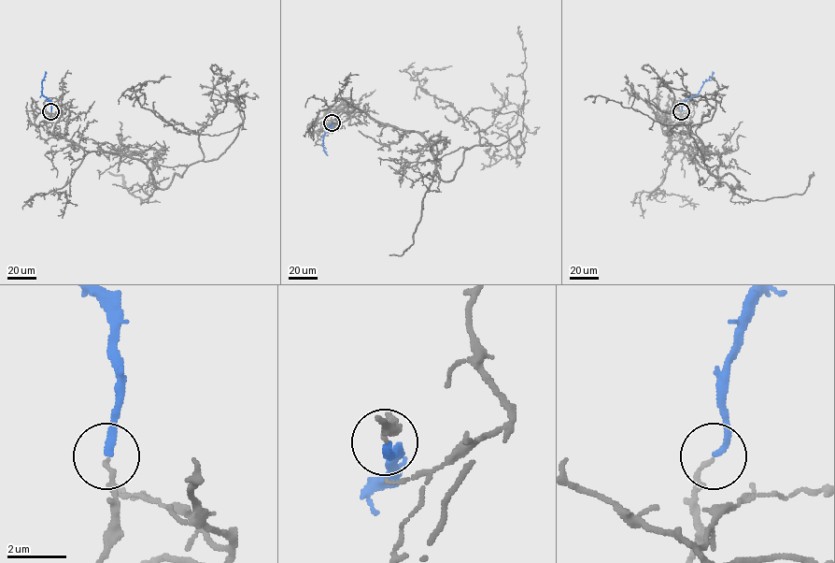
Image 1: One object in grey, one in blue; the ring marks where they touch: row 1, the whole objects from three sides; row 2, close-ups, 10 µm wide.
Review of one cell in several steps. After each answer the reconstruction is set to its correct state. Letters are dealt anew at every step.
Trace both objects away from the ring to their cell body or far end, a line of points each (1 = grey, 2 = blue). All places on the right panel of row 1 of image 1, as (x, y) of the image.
1: (681, 111), (668, 134), (670, 149), (711, 172), (717, 166), (704, 163), (702, 142), (663, 124), (625, 77)
2: (681, 111), (683, 104), (699, 93), (713, 71)

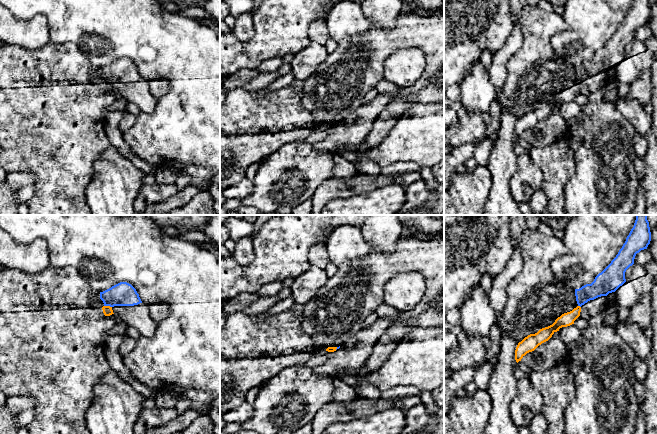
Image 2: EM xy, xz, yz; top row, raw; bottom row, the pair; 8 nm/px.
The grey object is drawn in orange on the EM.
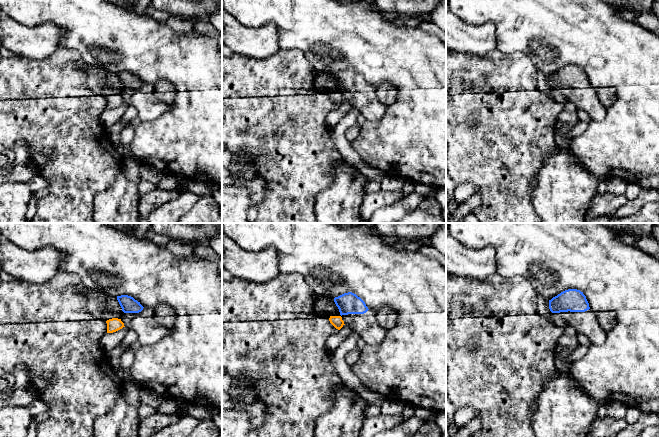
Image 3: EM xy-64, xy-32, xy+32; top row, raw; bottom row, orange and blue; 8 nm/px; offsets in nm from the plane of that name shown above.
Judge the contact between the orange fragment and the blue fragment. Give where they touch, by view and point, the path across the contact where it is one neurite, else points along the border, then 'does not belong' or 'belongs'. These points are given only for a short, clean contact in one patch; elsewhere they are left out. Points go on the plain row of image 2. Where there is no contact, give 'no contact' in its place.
meets orange in xy at (108, 82); border along xy (104, 81), (111, 83); does not belong

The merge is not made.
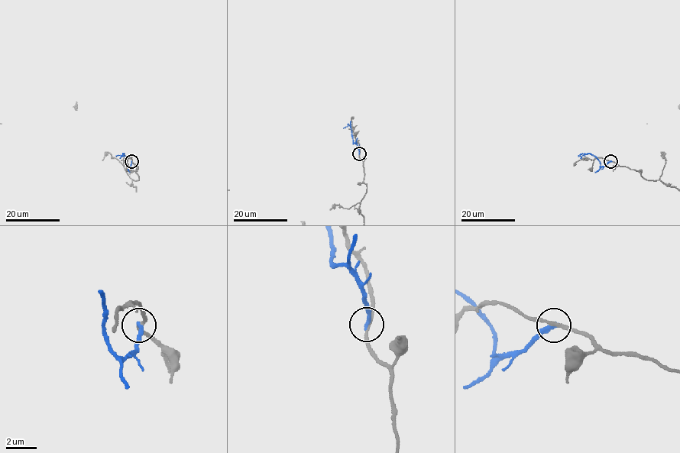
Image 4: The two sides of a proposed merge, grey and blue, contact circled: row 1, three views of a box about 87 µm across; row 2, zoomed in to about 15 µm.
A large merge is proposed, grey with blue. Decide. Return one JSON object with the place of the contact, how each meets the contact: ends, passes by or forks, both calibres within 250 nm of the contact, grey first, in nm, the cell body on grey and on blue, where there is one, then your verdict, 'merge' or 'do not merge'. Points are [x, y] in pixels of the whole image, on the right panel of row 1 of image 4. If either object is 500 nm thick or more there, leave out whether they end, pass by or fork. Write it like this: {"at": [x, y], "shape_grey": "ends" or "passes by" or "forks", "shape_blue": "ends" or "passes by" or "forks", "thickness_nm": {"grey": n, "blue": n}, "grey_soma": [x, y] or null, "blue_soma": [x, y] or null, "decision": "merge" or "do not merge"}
{"at": [610, 161], "shape_grey": "passes by", "shape_blue": "ends", "thickness_nm": {"grey": 180, "blue": 280}, "grey_soma": null, "blue_soma": null, "decision": "do not merge"}

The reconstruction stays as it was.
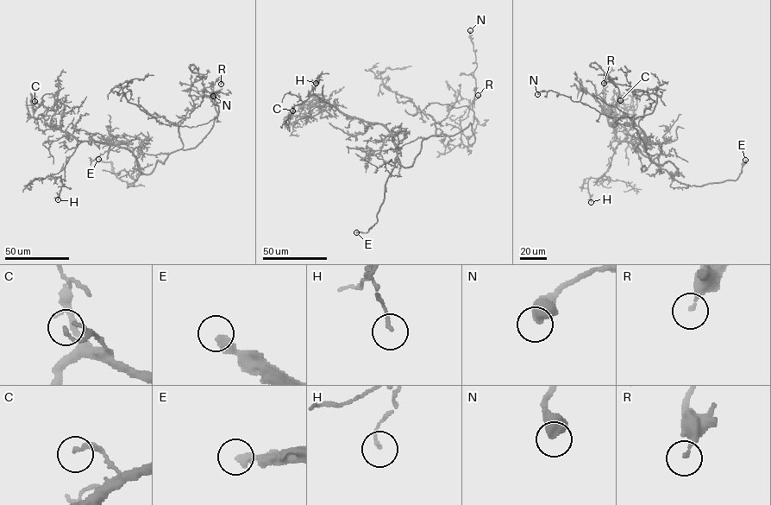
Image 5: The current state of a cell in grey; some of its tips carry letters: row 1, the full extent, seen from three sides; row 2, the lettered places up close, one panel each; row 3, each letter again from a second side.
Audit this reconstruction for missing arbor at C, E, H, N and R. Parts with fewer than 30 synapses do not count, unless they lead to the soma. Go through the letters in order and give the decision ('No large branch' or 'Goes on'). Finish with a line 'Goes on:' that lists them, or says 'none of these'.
C: No large branch
E: Goes on
H: No large branch
N: No large branch
R: No large branch
Goes on: E

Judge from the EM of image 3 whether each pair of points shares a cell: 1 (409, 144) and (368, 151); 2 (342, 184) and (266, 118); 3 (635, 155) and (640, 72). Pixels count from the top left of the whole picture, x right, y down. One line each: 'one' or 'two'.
1: one
2: two
3: one

